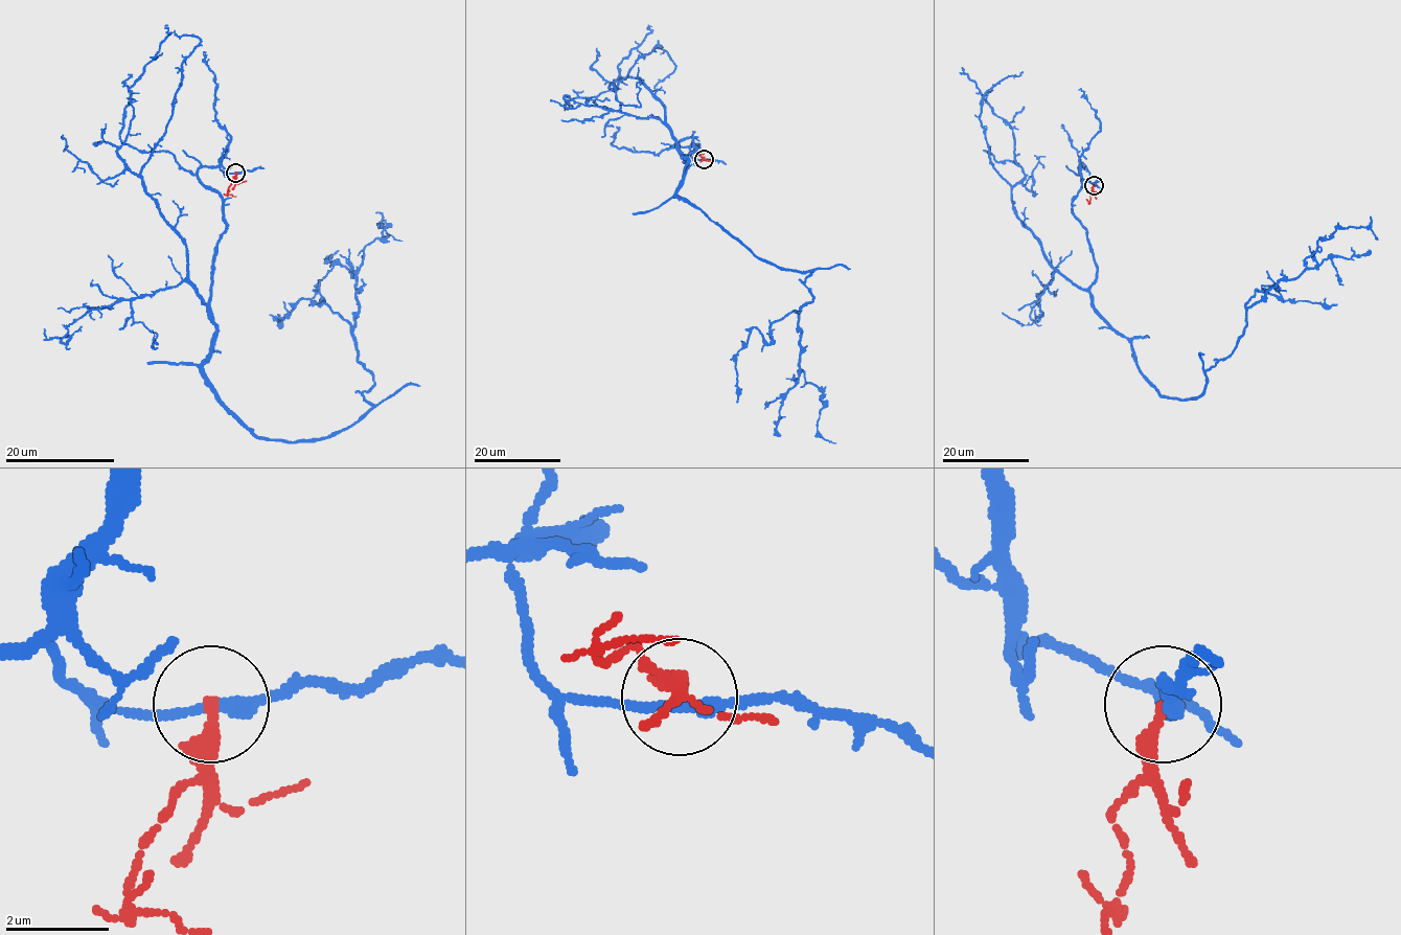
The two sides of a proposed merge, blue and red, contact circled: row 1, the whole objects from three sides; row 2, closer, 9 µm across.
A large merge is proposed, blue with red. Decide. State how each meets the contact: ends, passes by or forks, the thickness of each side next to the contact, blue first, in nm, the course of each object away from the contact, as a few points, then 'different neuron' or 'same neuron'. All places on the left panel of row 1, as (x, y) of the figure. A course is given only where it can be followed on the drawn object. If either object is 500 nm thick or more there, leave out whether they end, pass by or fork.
blue passes by | red ends | 240/280 nm | blue via (235, 173), (197, 173), (226, 227), (203, 369), (256, 435), (372, 407), (357, 269), (379, 225), (403, 241) | red via (235, 173), (227, 194), (235, 196) | different neuron

